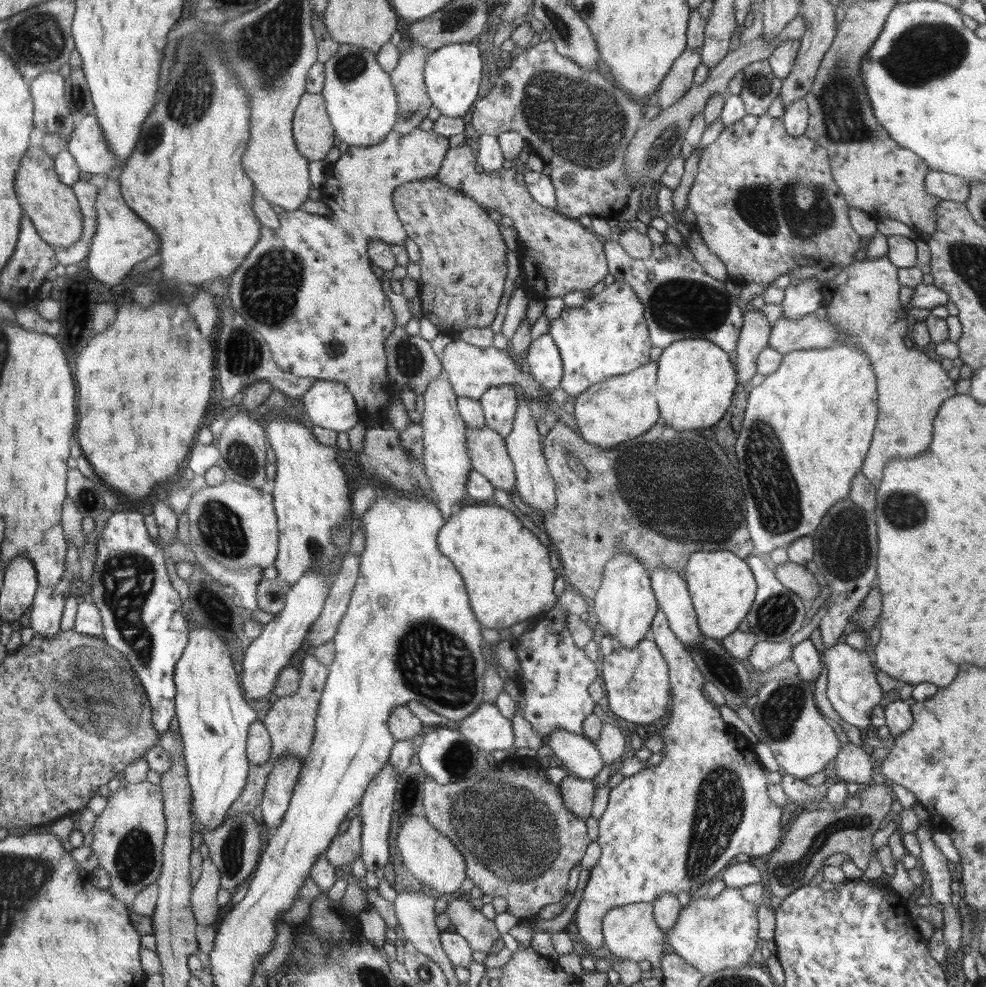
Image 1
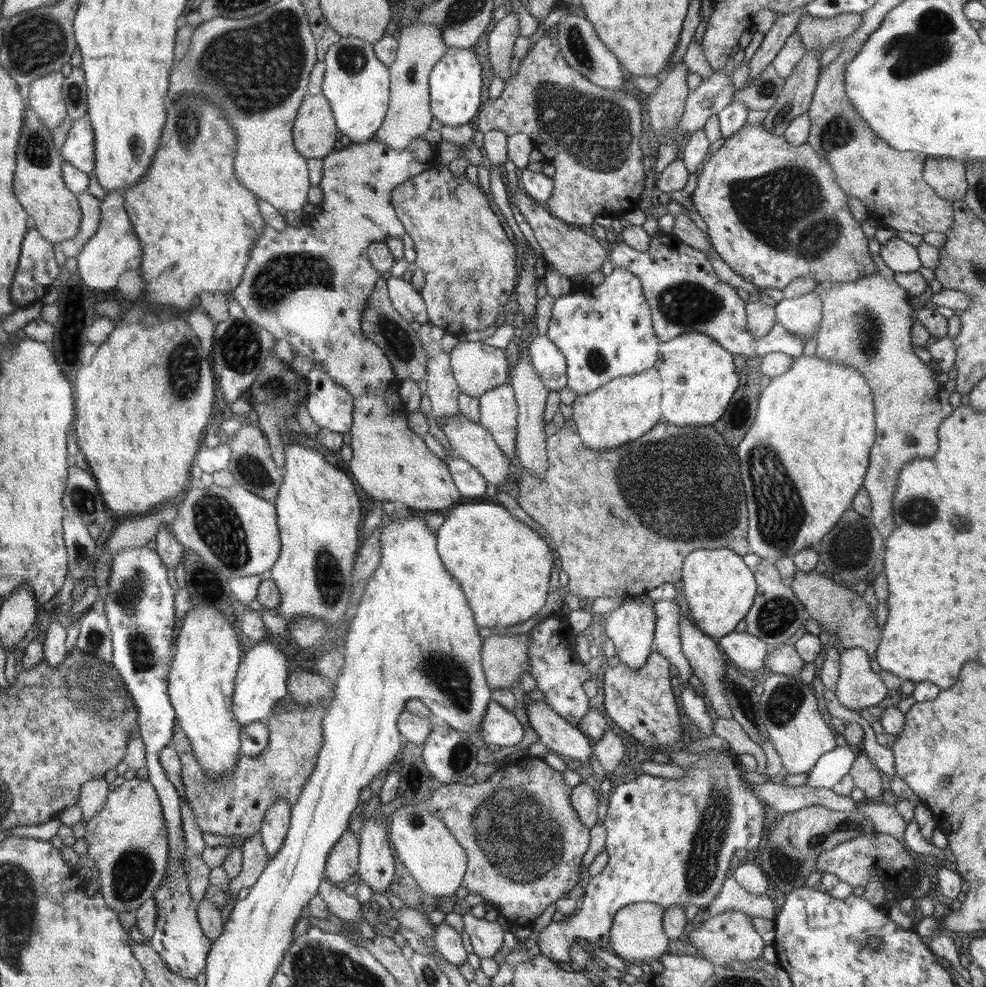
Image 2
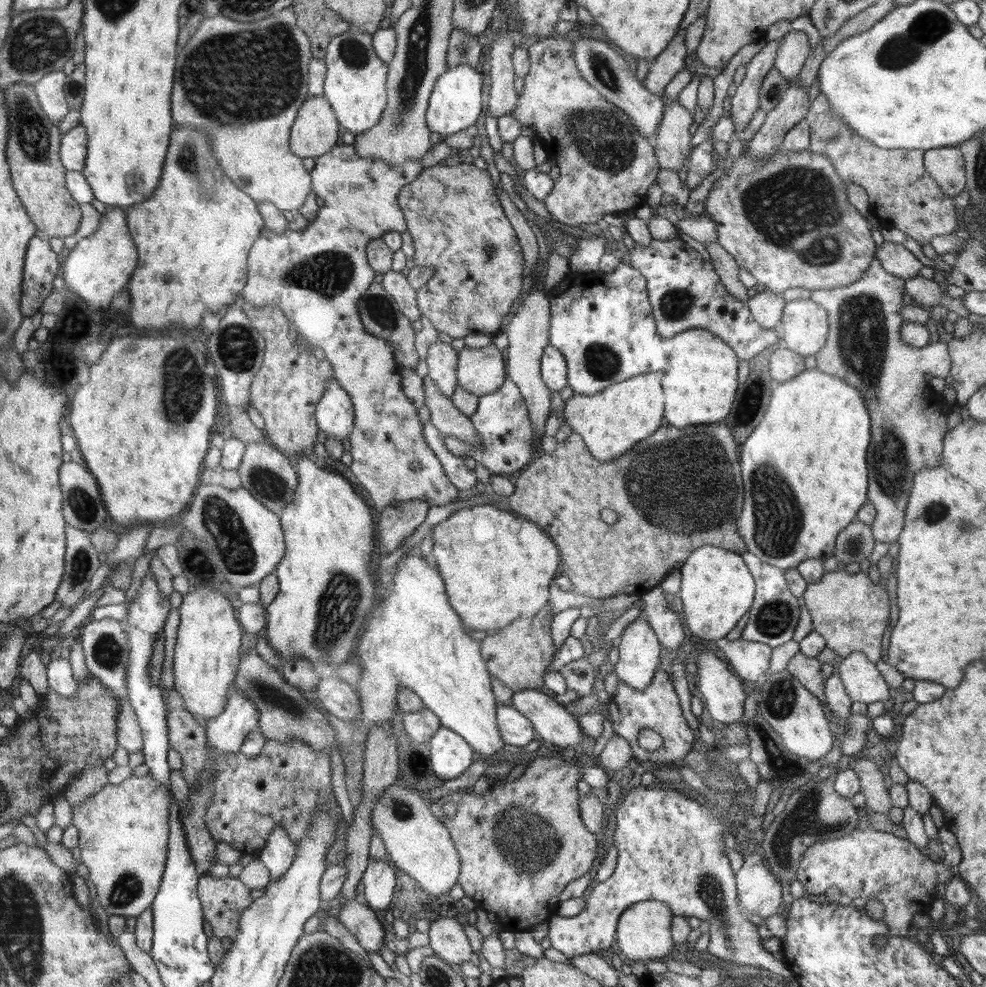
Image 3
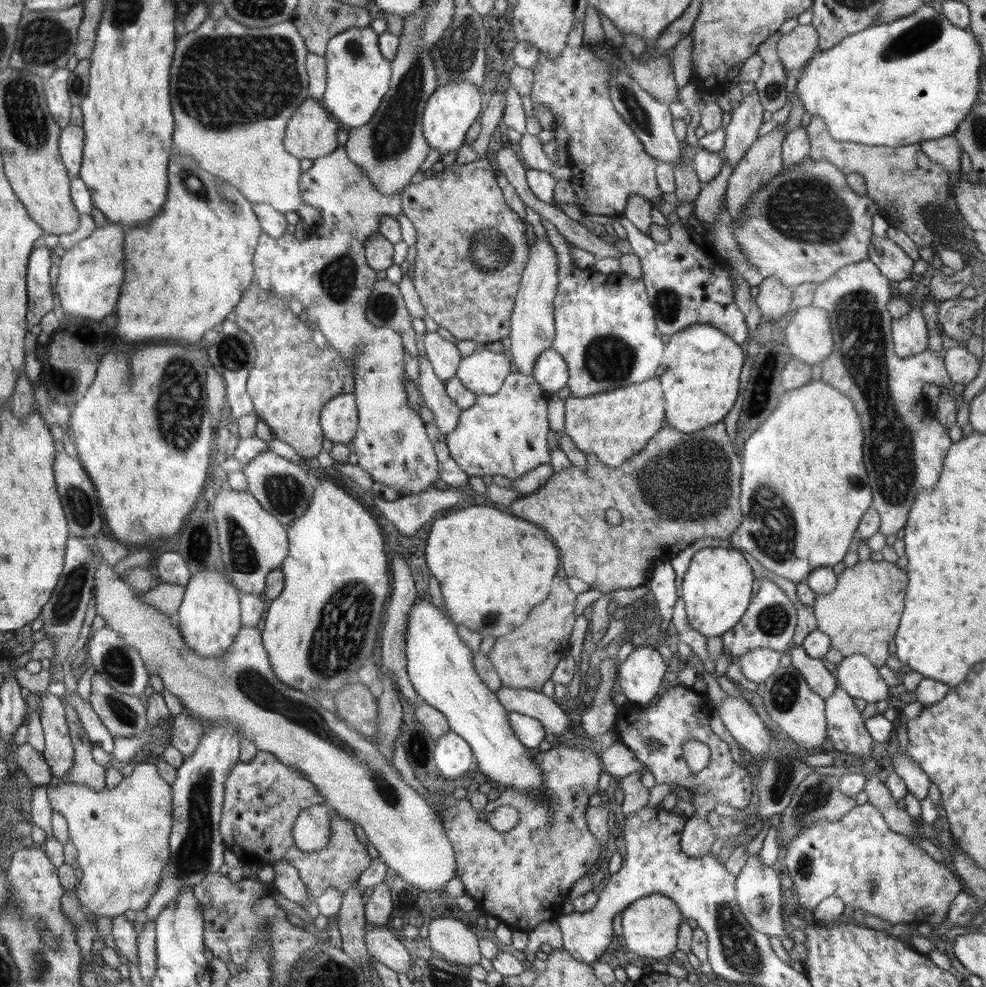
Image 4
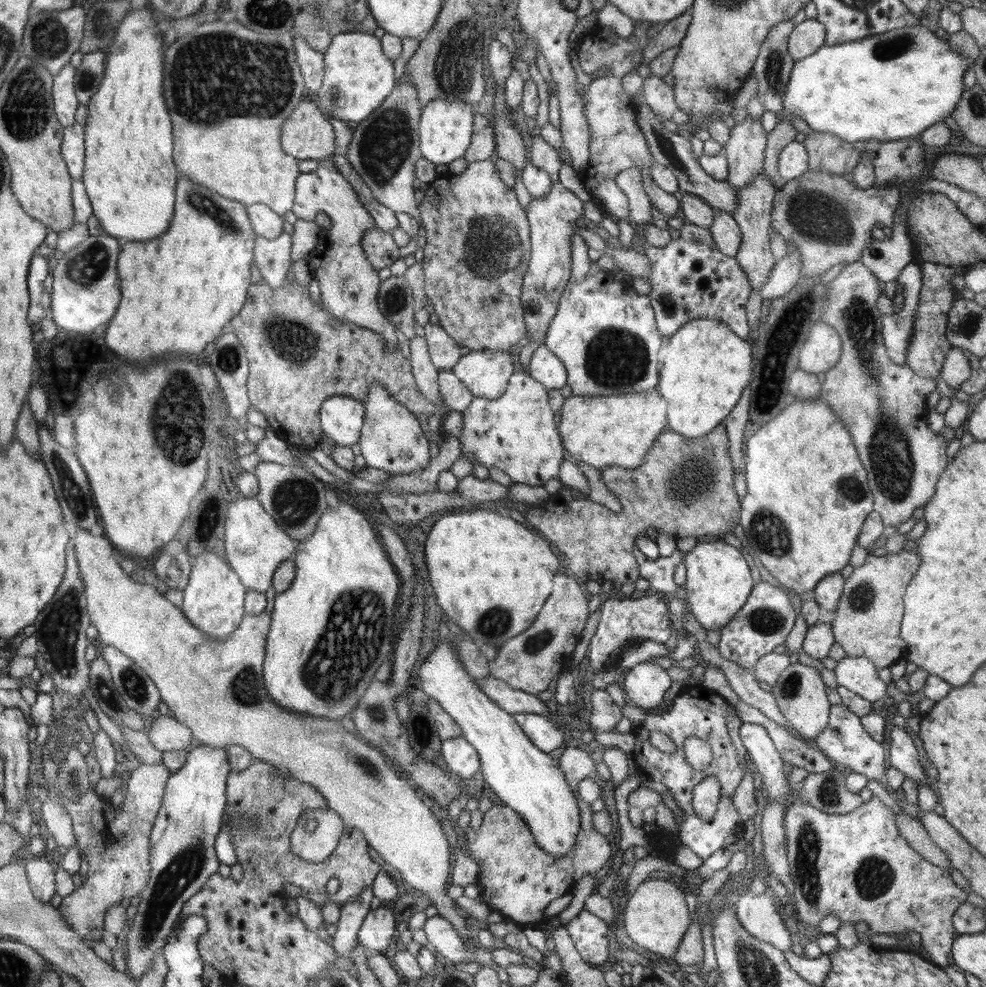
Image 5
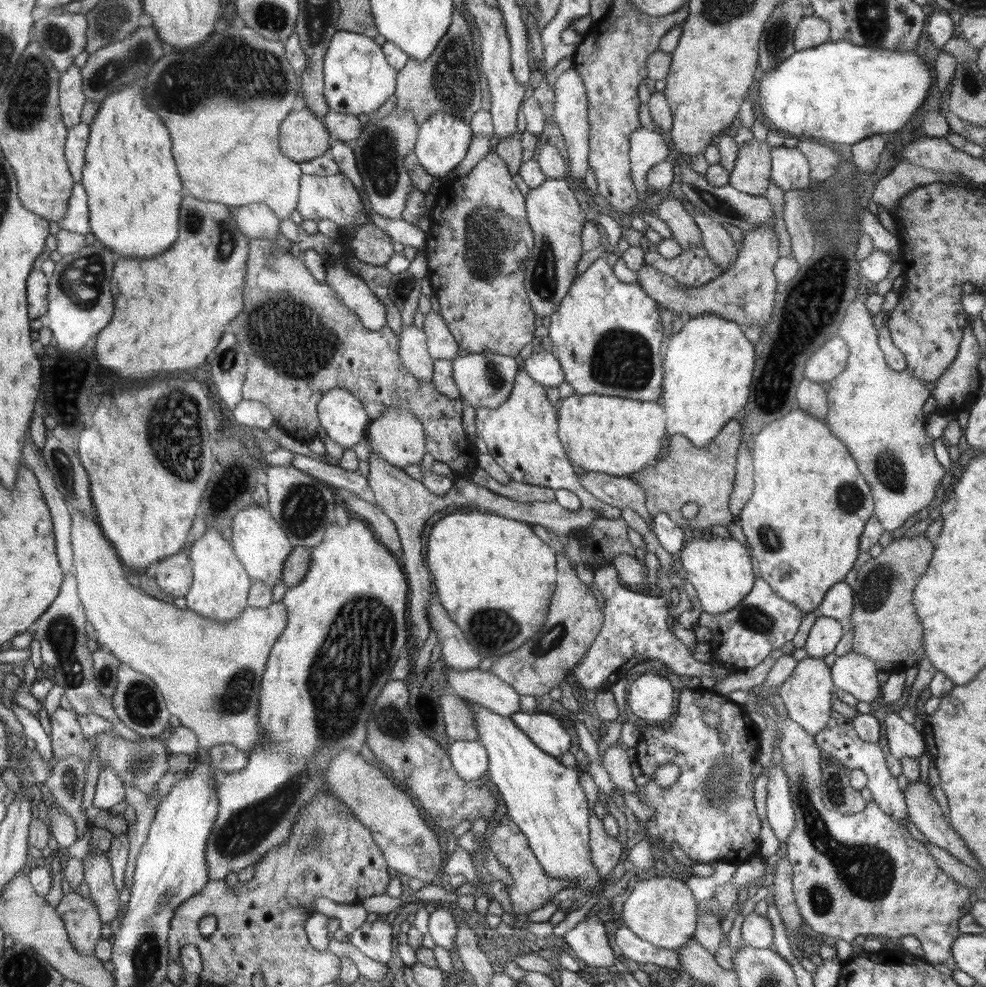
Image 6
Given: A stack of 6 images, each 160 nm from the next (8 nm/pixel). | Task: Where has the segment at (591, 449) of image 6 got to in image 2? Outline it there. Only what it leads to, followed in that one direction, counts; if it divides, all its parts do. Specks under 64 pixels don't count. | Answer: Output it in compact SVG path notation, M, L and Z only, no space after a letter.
M655 367L630 376L610 379L594 392L577 395L573 421L582 442L592 450L618 448L646 434L660 420L661 380Z

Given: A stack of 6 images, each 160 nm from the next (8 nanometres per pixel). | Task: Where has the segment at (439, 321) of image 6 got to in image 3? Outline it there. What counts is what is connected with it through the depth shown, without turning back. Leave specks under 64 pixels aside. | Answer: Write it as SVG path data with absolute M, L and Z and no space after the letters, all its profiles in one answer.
M438 340L428 348L425 360L429 368L428 376L433 378L441 394L450 399L459 385L457 381L458 352L450 343L444 344Z

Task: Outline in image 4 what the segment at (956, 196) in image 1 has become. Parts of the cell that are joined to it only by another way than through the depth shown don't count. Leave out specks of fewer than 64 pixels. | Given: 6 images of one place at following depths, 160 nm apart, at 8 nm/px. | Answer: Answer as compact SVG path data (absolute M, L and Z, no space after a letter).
M952 135L941 136L935 139L919 142L922 152L937 162L949 173L960 172L960 156L962 148L956 137Z

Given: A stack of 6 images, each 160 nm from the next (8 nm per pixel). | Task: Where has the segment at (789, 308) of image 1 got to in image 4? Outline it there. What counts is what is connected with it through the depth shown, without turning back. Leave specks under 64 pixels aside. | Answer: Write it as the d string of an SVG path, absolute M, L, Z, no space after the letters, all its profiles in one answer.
M812 304L806 307L794 307L794 314L786 327L786 342L792 356L809 365L821 364L833 351L831 326L826 312Z

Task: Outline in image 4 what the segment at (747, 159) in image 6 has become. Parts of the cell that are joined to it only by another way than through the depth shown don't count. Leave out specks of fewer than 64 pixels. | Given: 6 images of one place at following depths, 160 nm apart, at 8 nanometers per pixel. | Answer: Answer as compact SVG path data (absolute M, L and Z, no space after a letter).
M754 89L752 93L743 95L742 102L731 113L730 123L725 128L723 158L732 167L742 160L749 146L758 140L764 110L757 89Z

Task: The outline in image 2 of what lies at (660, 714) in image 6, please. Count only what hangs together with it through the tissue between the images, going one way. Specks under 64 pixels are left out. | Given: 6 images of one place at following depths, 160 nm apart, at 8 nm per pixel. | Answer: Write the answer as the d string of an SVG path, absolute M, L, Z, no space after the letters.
M627 594L622 596L622 605L615 611L606 614L599 614L597 617L606 619L605 635L612 639L615 646L615 655L621 662L630 668L642 668L654 650L655 620L656 615L650 604L642 603L634 599L636 595Z

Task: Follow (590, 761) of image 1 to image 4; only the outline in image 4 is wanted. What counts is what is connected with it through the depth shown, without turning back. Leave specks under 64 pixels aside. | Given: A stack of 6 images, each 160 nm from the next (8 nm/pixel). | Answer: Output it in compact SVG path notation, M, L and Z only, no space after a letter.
M502 685L497 692L497 697L507 712L519 712L534 717L547 731L556 736L570 729L568 715L560 709L559 702L541 691L513 689Z

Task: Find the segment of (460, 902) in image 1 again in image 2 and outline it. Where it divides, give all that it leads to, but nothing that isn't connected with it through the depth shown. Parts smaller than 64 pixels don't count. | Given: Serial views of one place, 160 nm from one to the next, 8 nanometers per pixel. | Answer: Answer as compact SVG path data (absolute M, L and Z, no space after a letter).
M472 913L464 914L464 930L470 936L471 944L474 947L474 954L479 958L493 959L496 953L503 946L503 936L508 930L498 921L488 921L477 918Z

